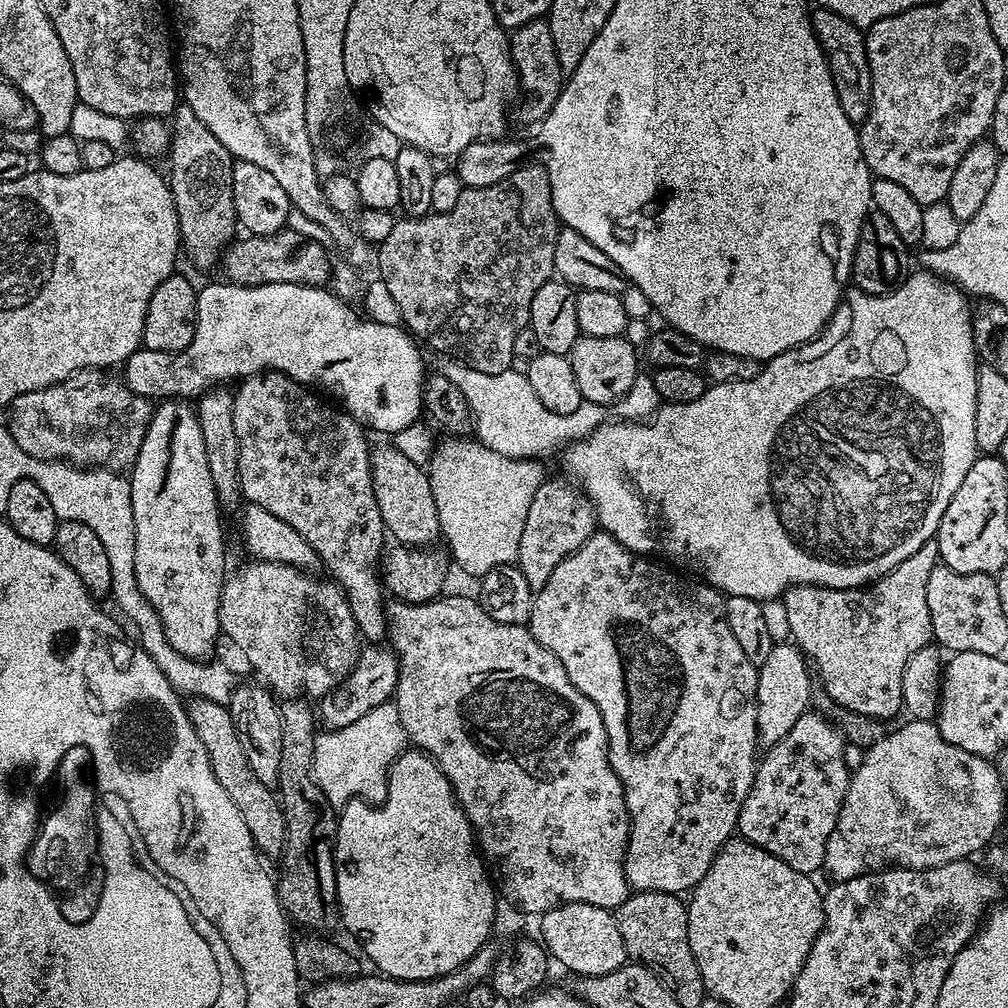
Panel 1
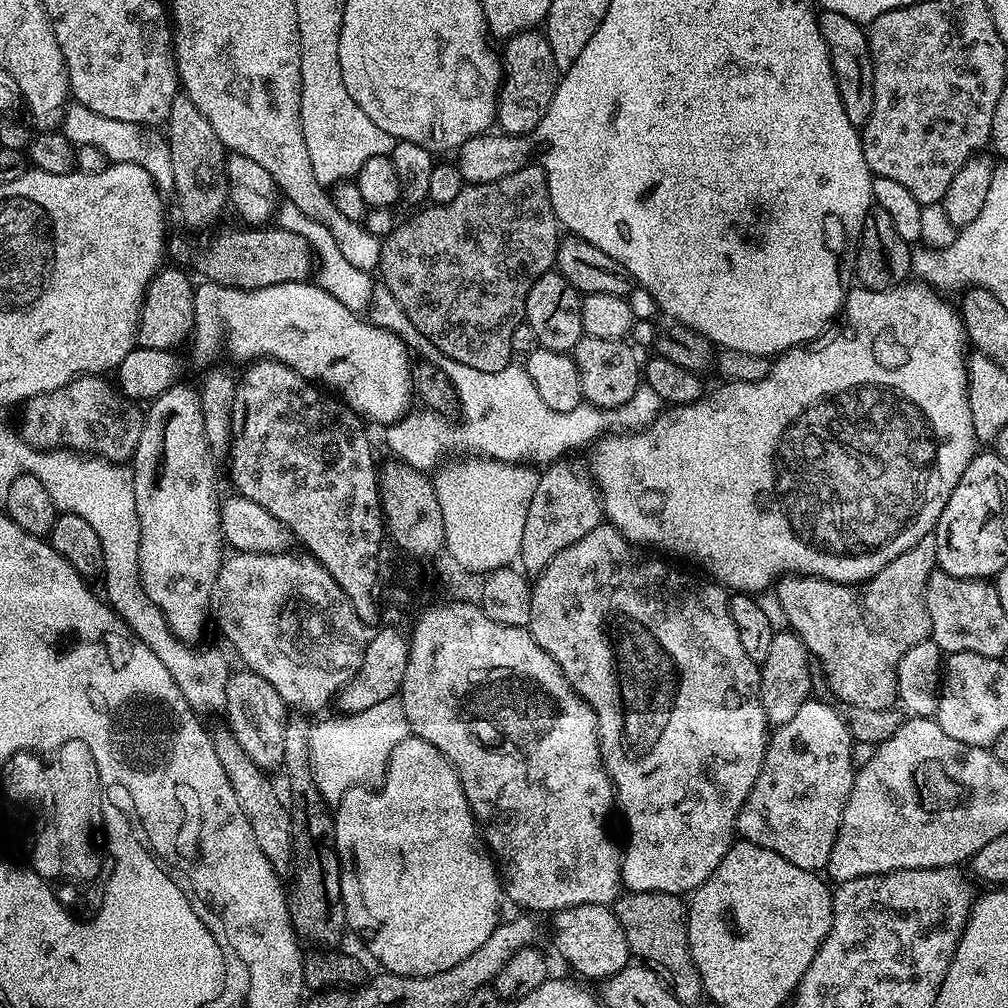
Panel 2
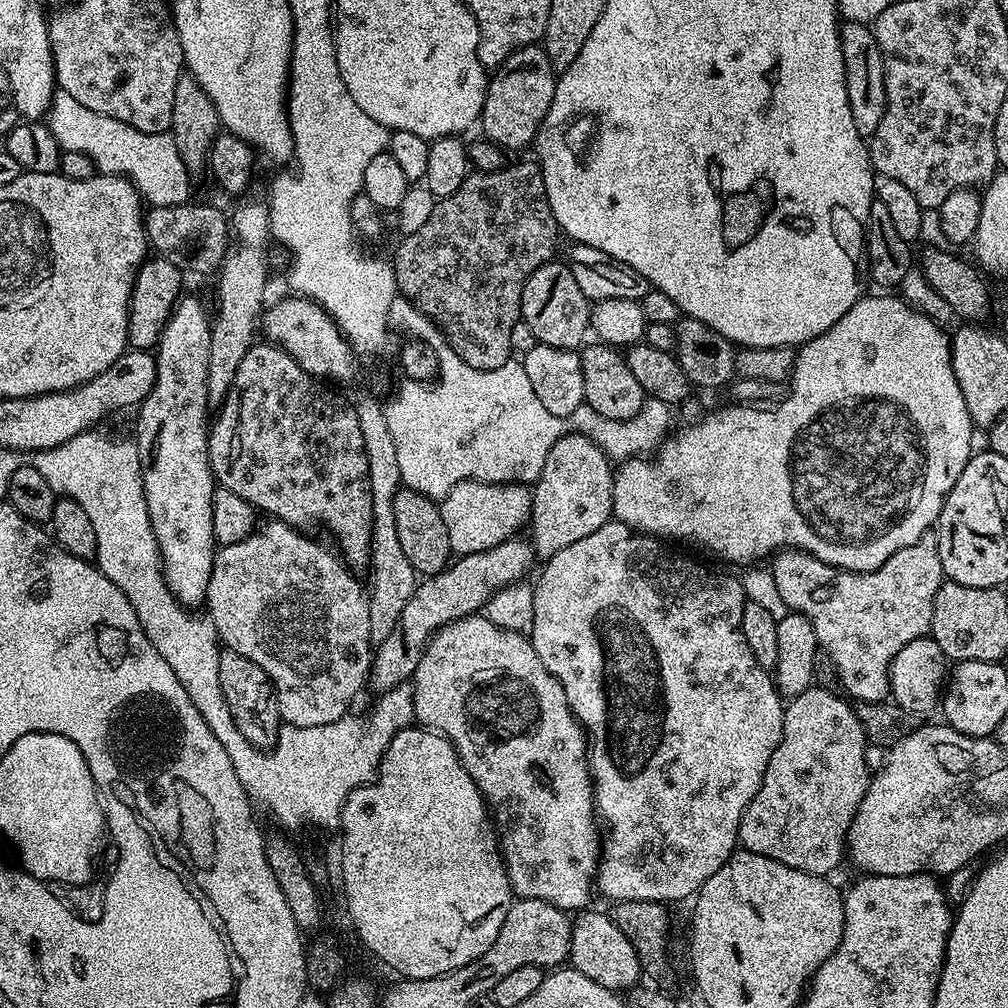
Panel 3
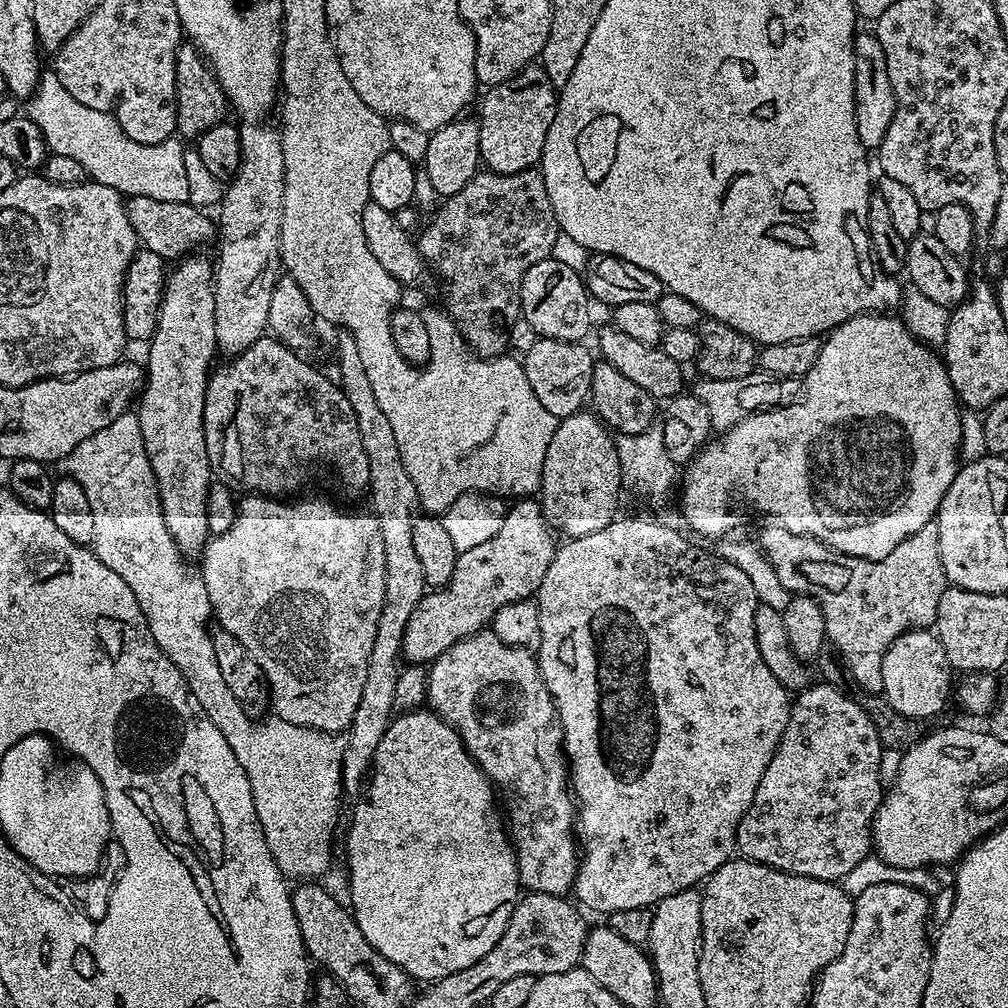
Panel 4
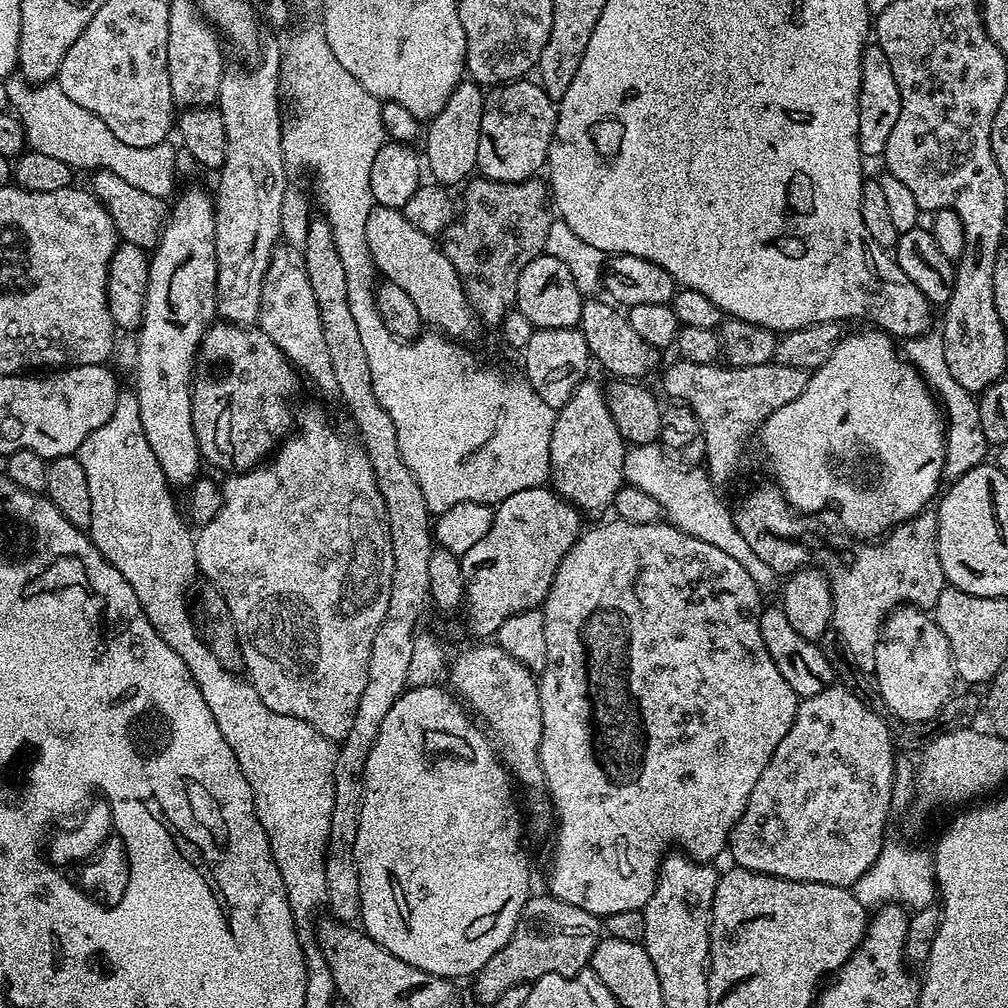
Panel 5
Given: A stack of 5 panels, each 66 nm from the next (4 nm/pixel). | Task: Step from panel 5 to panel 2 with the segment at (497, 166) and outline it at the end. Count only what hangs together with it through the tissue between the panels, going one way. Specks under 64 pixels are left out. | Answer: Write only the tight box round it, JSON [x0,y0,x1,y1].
[495,31,562,136]

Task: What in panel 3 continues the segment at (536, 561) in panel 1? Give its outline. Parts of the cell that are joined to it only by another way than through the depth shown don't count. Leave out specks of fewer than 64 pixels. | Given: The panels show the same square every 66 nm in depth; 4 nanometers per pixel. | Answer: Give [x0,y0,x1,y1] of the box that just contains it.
[530,434,614,561]

